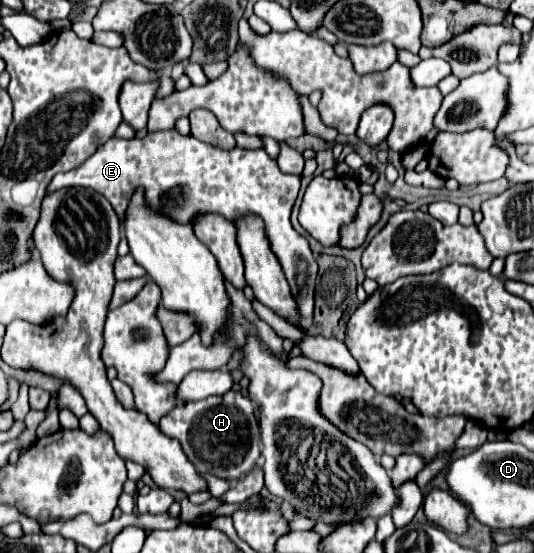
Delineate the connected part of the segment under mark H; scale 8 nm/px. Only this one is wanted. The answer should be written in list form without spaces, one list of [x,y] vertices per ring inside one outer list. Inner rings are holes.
[[[240,392],[208,396],[198,402],[176,406],[160,420],[160,430],[182,444],[184,454],[202,474],[212,474],[228,482],[242,480],[256,468],[260,456],[260,428],[252,402]]]

